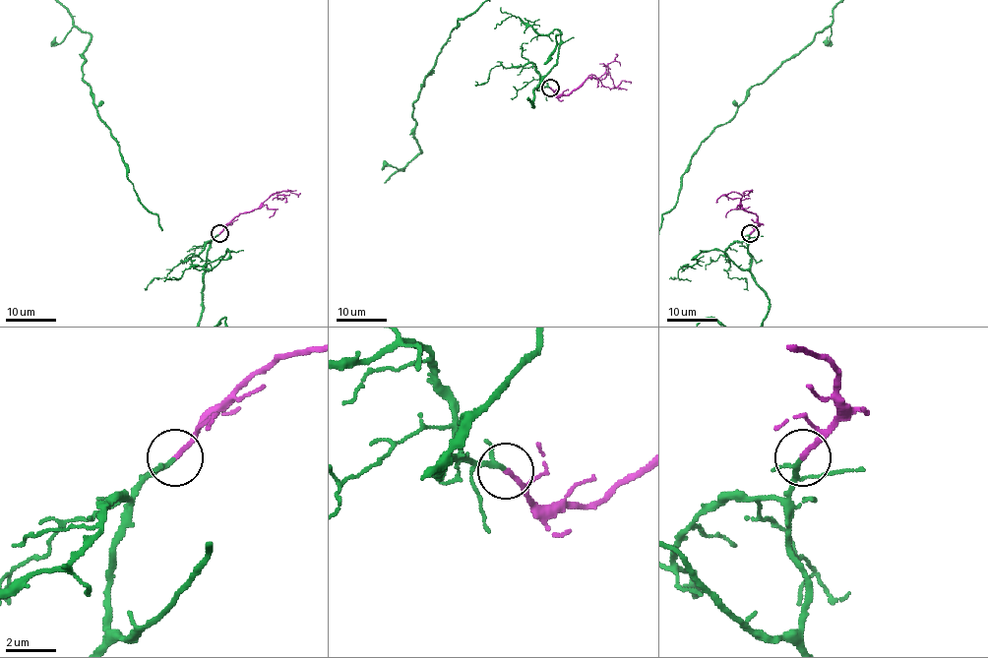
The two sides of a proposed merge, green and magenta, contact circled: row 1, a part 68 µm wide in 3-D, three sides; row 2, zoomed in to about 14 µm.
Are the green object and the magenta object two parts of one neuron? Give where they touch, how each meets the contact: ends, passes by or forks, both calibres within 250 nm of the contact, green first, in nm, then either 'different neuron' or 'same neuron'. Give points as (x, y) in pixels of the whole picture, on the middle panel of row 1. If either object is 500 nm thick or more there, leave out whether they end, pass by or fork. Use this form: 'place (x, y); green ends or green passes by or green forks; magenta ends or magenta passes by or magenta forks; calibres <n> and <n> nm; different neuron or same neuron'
place (550, 88); green passes by; magenta ends; calibres 140 and 190 nm; same neuron

